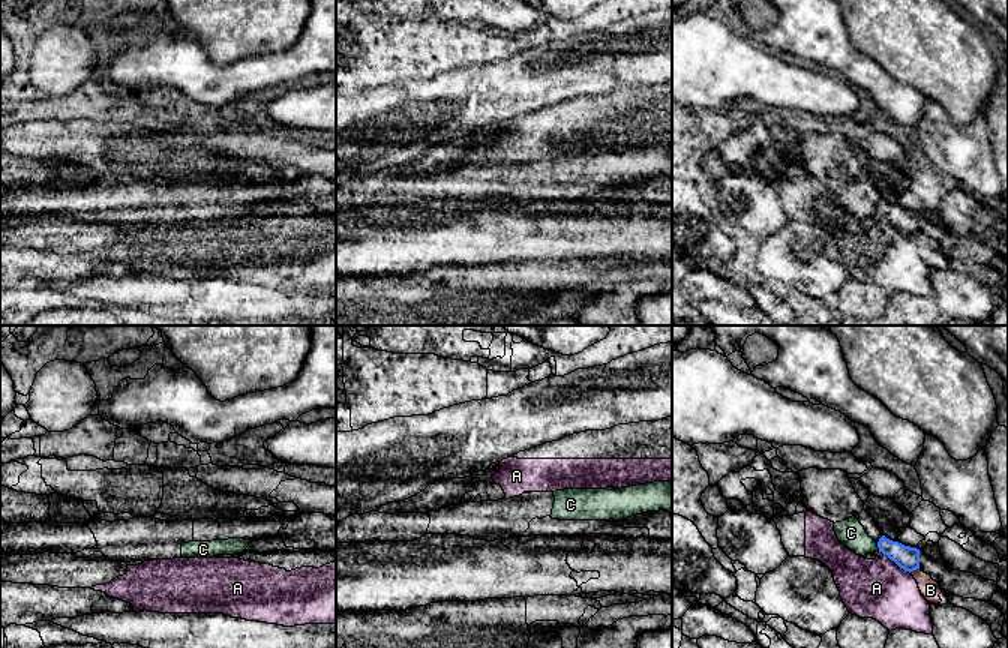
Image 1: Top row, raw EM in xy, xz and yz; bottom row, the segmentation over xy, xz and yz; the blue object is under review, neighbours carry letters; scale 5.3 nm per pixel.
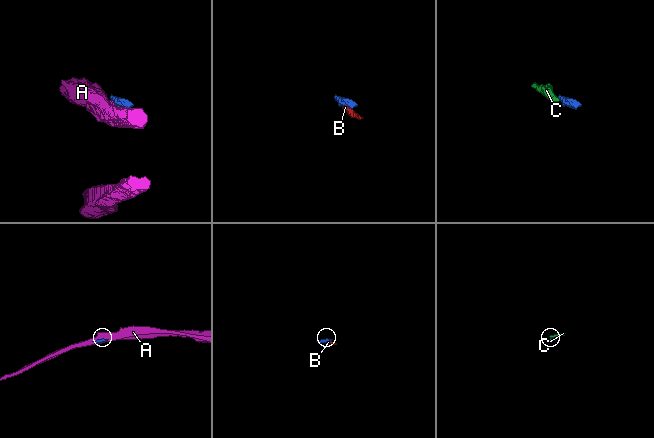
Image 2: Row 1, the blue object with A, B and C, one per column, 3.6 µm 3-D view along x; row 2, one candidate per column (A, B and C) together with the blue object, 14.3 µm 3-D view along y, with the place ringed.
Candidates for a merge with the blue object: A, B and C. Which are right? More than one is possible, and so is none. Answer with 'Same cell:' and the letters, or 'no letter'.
Same cell: no letter

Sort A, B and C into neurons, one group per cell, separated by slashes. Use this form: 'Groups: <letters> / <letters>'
Groups: A / B / C

